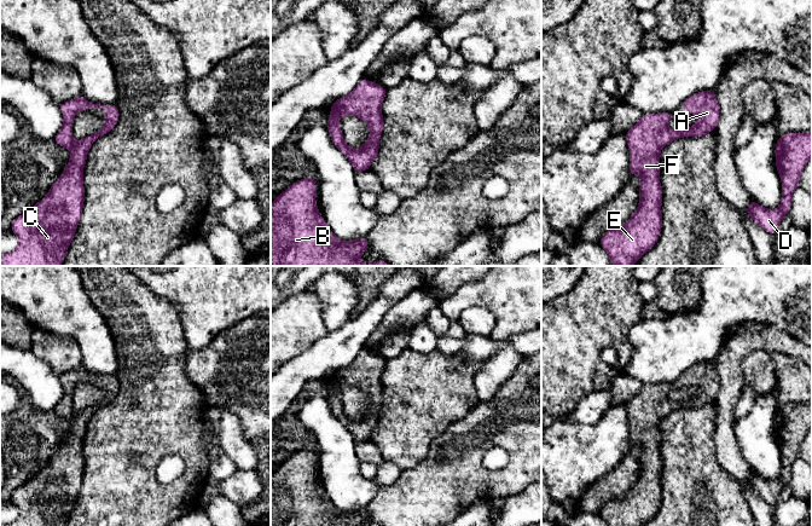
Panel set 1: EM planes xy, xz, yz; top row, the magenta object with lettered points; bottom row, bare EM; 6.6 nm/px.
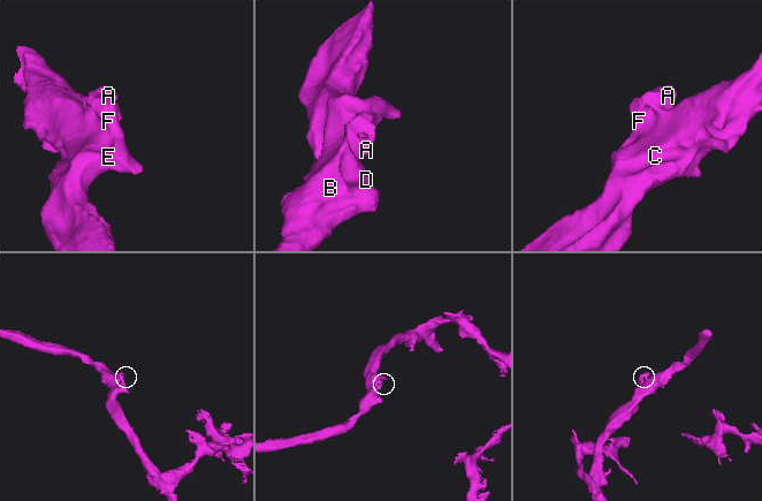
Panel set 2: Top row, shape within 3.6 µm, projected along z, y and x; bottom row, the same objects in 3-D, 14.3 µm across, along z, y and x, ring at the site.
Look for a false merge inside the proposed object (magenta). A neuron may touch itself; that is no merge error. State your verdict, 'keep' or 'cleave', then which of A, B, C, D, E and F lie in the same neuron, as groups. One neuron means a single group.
keep; A B C D E F

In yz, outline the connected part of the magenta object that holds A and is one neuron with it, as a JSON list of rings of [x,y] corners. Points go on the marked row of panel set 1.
[[[714,91],[697,92],[683,102],[679,108],[688,109],[690,115],[697,117],[697,122],[684,131],[672,131],[668,128],[668,122],[672,119],[671,112],[649,114],[643,115],[643,117],[625,133],[630,149],[630,174],[640,175],[640,184],[638,186],[639,204],[625,225],[619,229],[609,229],[598,242],[607,252],[611,265],[632,266],[634,262],[639,261],[645,252],[655,245],[660,237],[662,227],[662,189],[660,183],[661,149],[675,139],[684,137],[698,138],[717,129],[720,111]]]

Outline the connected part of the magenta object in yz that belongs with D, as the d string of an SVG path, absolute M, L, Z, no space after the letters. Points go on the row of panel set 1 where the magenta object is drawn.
M812 131L807 133L785 133L776 141L776 167L782 181L782 201L777 209L767 209L755 201L749 202L747 215L770 235L775 235L782 219L791 208L793 191L806 163L812 158Z

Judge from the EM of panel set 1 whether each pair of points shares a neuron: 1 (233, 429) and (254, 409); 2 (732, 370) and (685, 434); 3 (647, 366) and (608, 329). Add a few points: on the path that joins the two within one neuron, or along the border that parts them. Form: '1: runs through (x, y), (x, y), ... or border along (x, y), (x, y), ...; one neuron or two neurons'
1: border along (224, 409), (239, 420), (241, 429), (250, 441); two neurons
2: border along (717, 400), (715, 428), (713, 431); two neurons
3: border along (636, 324), (628, 330), (632, 354), (624, 368); two neurons

